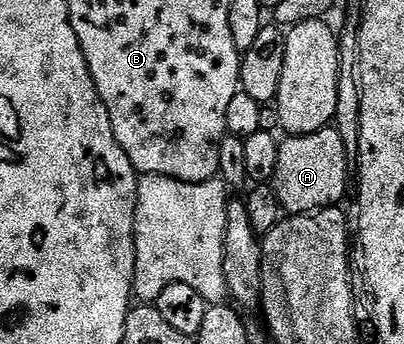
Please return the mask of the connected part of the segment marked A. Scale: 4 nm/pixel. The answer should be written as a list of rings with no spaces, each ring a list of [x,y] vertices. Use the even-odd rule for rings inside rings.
[[[327,126],[312,134],[287,135],[285,139],[278,146],[280,158],[276,158],[276,174],[272,181],[283,209],[290,214],[309,214],[341,205],[346,187],[352,184],[352,156],[346,153],[345,138],[334,126]]]

